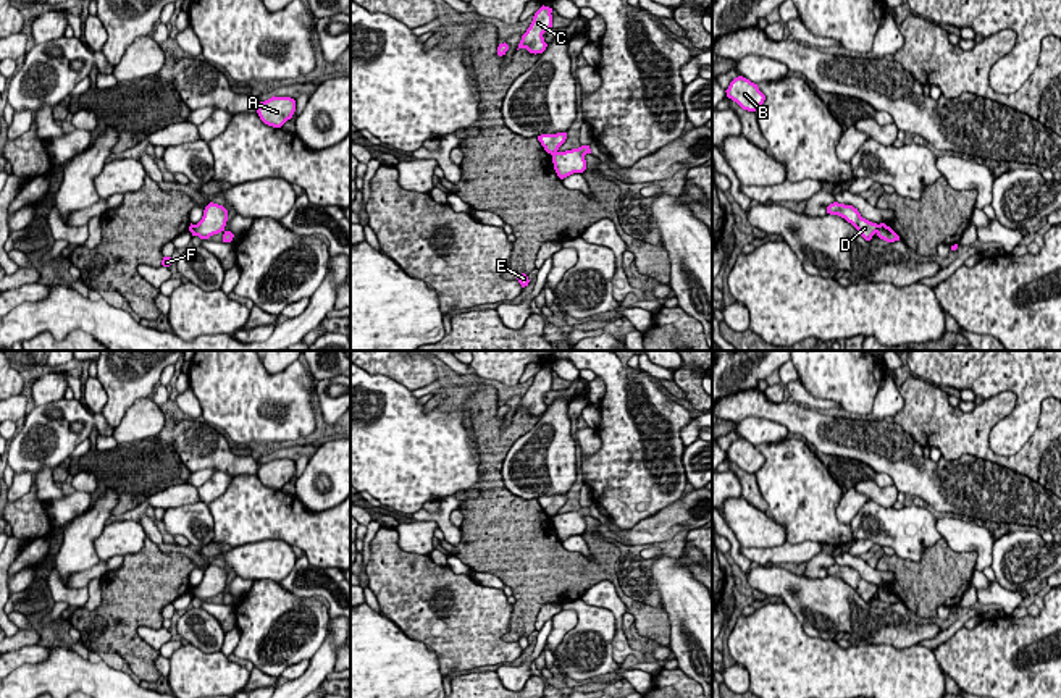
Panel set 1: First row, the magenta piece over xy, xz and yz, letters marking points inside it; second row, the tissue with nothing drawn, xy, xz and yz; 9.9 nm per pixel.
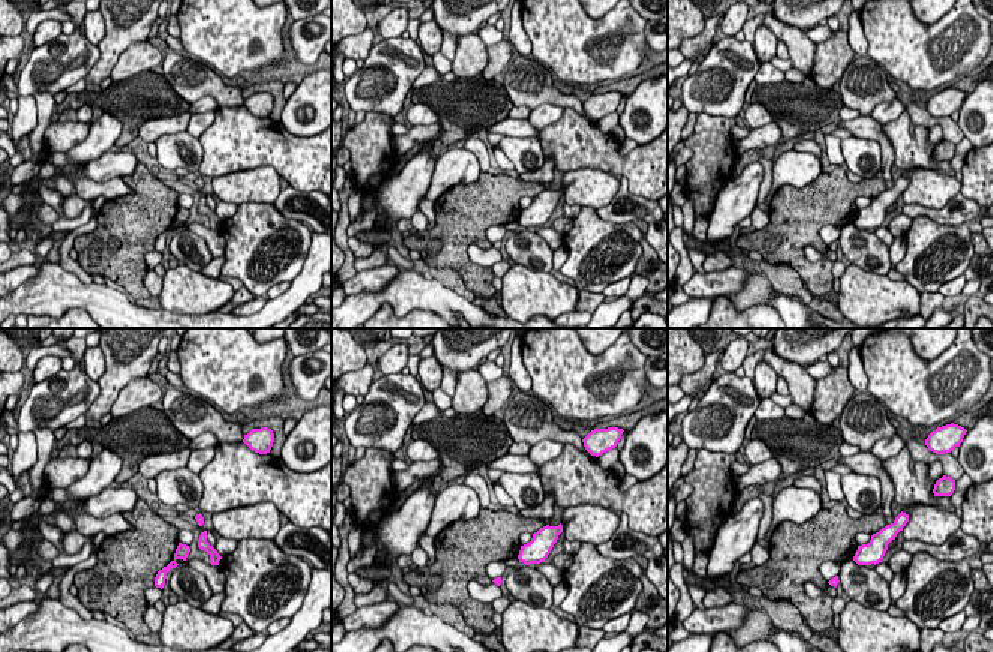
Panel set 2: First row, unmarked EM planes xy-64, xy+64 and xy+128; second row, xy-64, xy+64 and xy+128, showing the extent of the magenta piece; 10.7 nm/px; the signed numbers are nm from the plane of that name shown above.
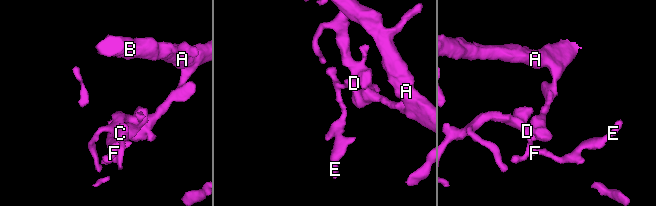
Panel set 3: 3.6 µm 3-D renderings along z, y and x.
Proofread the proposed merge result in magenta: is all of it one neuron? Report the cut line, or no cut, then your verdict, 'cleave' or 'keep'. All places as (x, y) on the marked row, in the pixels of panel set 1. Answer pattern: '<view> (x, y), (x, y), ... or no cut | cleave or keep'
yz (879, 225), (876, 231) | cleave

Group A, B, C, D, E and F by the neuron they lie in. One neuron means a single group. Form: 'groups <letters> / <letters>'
groups A B / C D E F

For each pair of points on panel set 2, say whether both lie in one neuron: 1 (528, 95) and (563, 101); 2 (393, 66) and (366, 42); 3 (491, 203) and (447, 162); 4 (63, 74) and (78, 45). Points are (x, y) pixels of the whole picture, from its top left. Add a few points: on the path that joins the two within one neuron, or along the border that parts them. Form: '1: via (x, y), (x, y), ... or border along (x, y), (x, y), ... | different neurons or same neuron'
1: via (537, 95), (554, 96) | same neuron
2: border along (374, 45), (365, 60) | different neurons
3: border along (482, 171), (476, 180), (452, 185), (438, 198) | different neurons
4: via (63, 66), (75, 53) | same neuron

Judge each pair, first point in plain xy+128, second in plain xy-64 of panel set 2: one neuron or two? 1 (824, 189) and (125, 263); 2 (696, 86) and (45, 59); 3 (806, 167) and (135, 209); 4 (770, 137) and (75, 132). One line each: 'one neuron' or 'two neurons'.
1: one neuron
2: one neuron
3: two neurons
4: one neuron

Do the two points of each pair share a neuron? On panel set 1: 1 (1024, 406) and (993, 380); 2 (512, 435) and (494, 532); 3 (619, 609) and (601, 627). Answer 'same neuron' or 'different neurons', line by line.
1: same neuron
2: same neuron
3: different neurons

